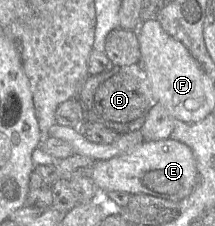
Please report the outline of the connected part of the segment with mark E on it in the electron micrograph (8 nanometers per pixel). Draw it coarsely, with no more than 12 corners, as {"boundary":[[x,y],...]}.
{"boundary":[[173,138],[96,161],[101,193],[180,202],[198,180],[194,154]]}

